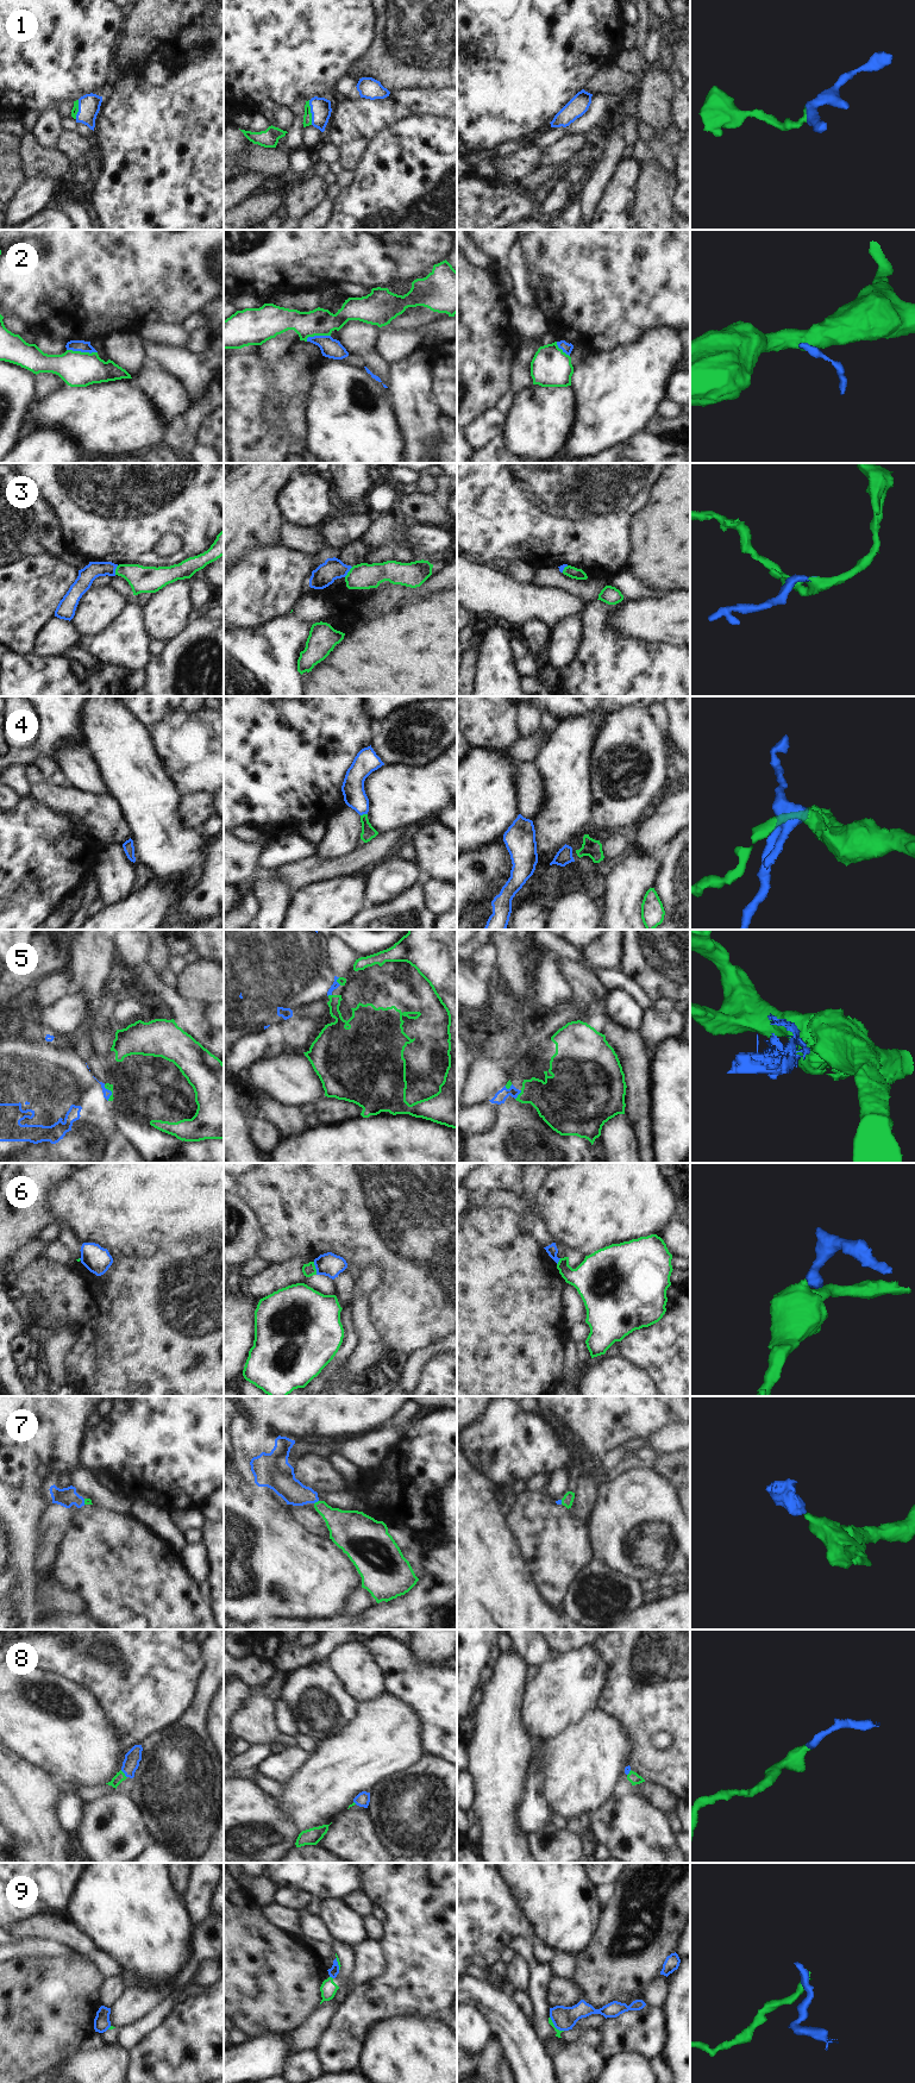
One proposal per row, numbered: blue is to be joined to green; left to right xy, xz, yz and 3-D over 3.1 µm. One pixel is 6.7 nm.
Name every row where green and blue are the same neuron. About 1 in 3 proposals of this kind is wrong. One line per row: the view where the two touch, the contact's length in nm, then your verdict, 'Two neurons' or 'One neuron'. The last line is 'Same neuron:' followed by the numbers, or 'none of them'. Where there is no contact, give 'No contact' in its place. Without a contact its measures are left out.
1: Touches green in xz. Shared border 170 nm. One neuron
2: Touches green in xy. Shared border 200 nm. Two neurons
3: Touches green in xz. Shared border 90 nm. One neuron
4: Touches green in xz. Shared border 50 nm. Two neurons
5: Touches green in yz. Shared border 80 nm. Two neurons
6: Touches green in xz. Shared border 90 nm. Two neurons
7: Touches green in xz. Shared border 40 nm. One neuron
8: Touches green in xy. Shared border 70 nm. One neuron
9: Touches green in yz. Shared border 140 nm. Two neurons
Same neuron: 1, 3, 7, 8

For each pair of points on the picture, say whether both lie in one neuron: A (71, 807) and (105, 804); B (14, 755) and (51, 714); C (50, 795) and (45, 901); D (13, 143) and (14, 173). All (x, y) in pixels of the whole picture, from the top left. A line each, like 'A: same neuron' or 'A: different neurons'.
A: same neuron
B: same neuron
C: different neurons
D: same neuron

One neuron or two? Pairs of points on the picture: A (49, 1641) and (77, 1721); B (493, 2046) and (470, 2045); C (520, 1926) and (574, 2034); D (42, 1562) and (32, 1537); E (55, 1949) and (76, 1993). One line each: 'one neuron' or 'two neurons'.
A: two neurons
B: two neurons
C: two neurons
D: two neurons
E: two neurons

